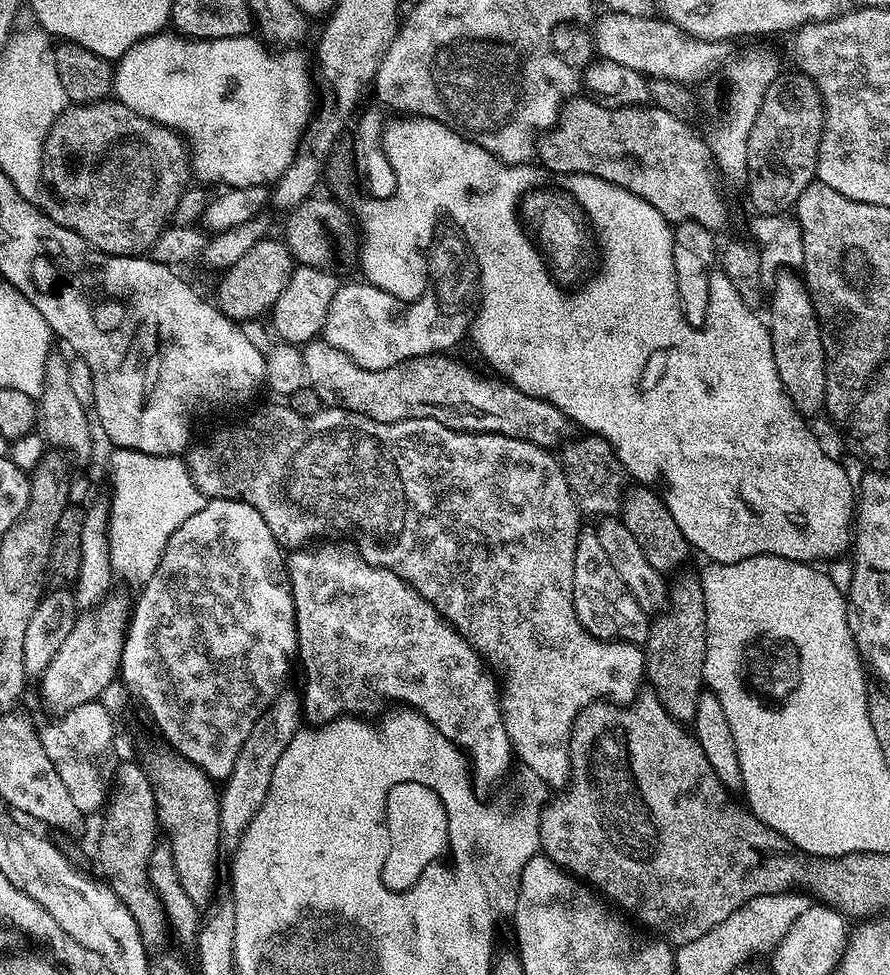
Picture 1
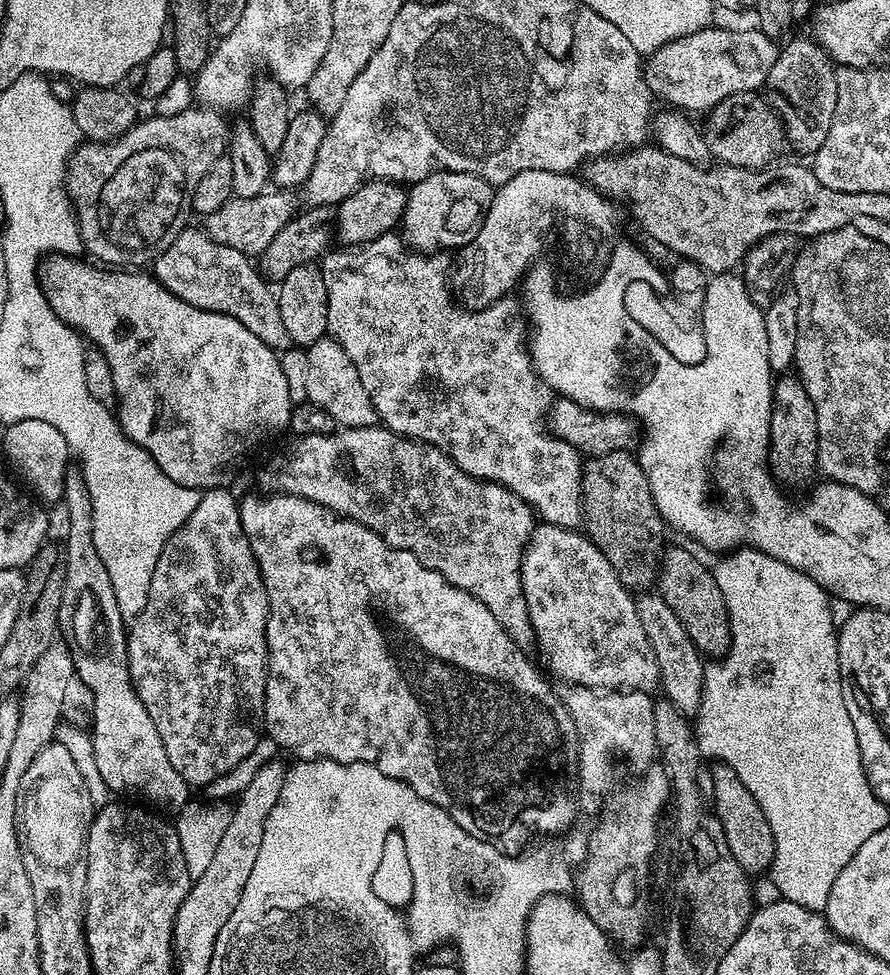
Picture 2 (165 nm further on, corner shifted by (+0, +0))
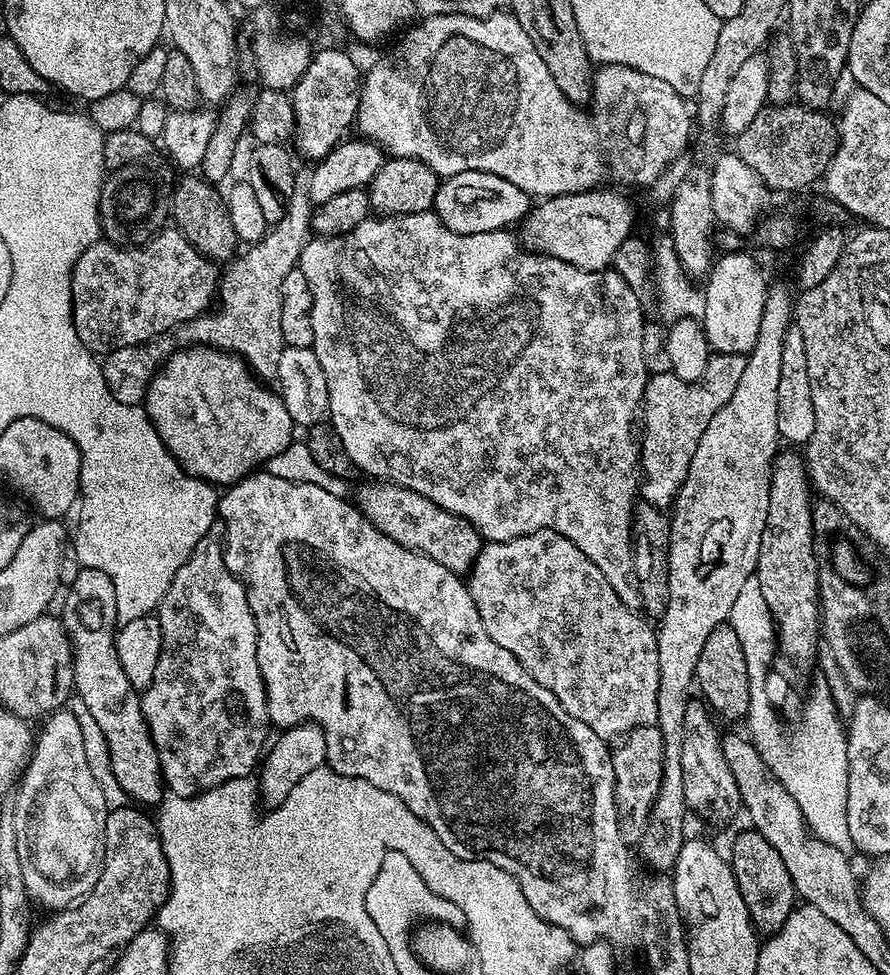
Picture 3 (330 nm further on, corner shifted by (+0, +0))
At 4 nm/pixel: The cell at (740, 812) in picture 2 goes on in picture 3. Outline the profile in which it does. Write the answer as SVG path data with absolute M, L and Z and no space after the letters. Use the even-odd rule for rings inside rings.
M755 830L740 832L732 840L732 856L730 863L732 873L738 882L738 894L742 894L742 902L746 902L748 917L752 926L760 934L777 932L790 918L792 909L797 907L798 897L796 887L786 870L786 864L772 846Z

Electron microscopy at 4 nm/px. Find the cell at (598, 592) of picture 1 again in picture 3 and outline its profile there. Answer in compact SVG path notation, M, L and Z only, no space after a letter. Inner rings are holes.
M544 528L541 532L519 536L513 540L485 543L481 547L478 558L472 564L471 572L467 573L466 583L468 593L474 598L474 606L478 606L478 618L482 618L482 626L486 626L486 634L490 634L490 638L498 642L502 650L510 650L510 654L514 654L514 658L518 658L520 665L532 675L534 682L542 682L542 686L546 686L546 690L550 690L550 694L554 694L554 698L562 702L562 710L566 710L566 714L578 718L578 722L586 722L586 726L590 726L590 730L594 730L594 734L598 734L605 742L612 742L615 736L623 737L634 728L655 725L660 677L656 628L648 625L651 623L637 609L625 606L622 598L614 594L614 586L606 582L606 574L602 574L602 570L598 570L598 566L594 566L594 562L590 562L590 558L586 558L586 554L578 550L578 546L574 546L574 542L570 542L562 534Z

